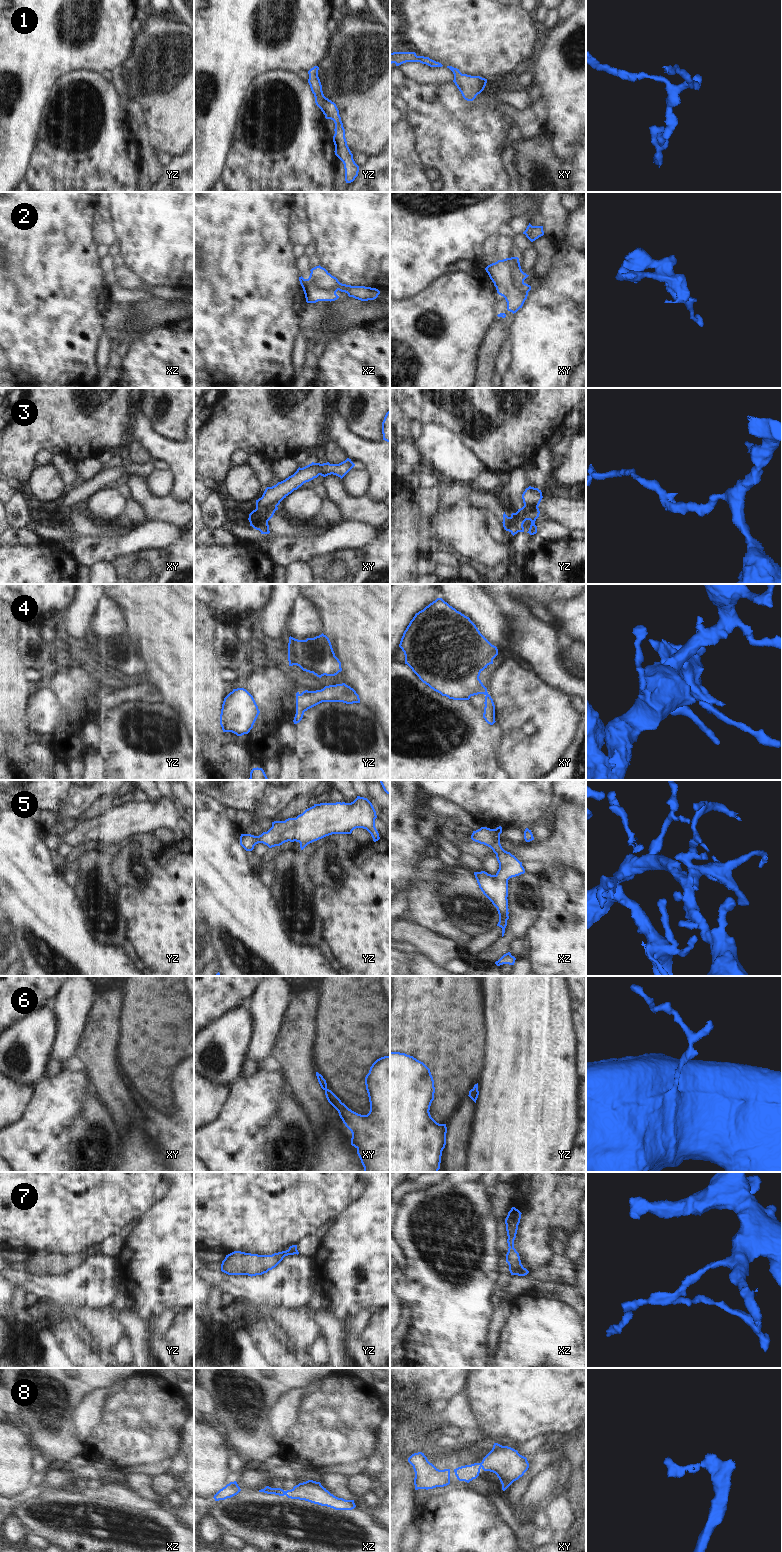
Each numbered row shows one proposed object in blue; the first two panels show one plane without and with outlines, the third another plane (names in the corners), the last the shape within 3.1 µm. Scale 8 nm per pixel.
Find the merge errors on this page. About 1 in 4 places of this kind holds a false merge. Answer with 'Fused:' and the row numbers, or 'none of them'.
Fused: 4

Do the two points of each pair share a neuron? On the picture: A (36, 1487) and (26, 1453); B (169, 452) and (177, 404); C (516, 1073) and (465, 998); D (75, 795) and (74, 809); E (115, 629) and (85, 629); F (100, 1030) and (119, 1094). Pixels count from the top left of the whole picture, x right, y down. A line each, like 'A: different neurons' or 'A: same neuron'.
A: different neurons
B: different neurons
C: different neurons
D: same neuron
E: different neurons
F: same neuron

